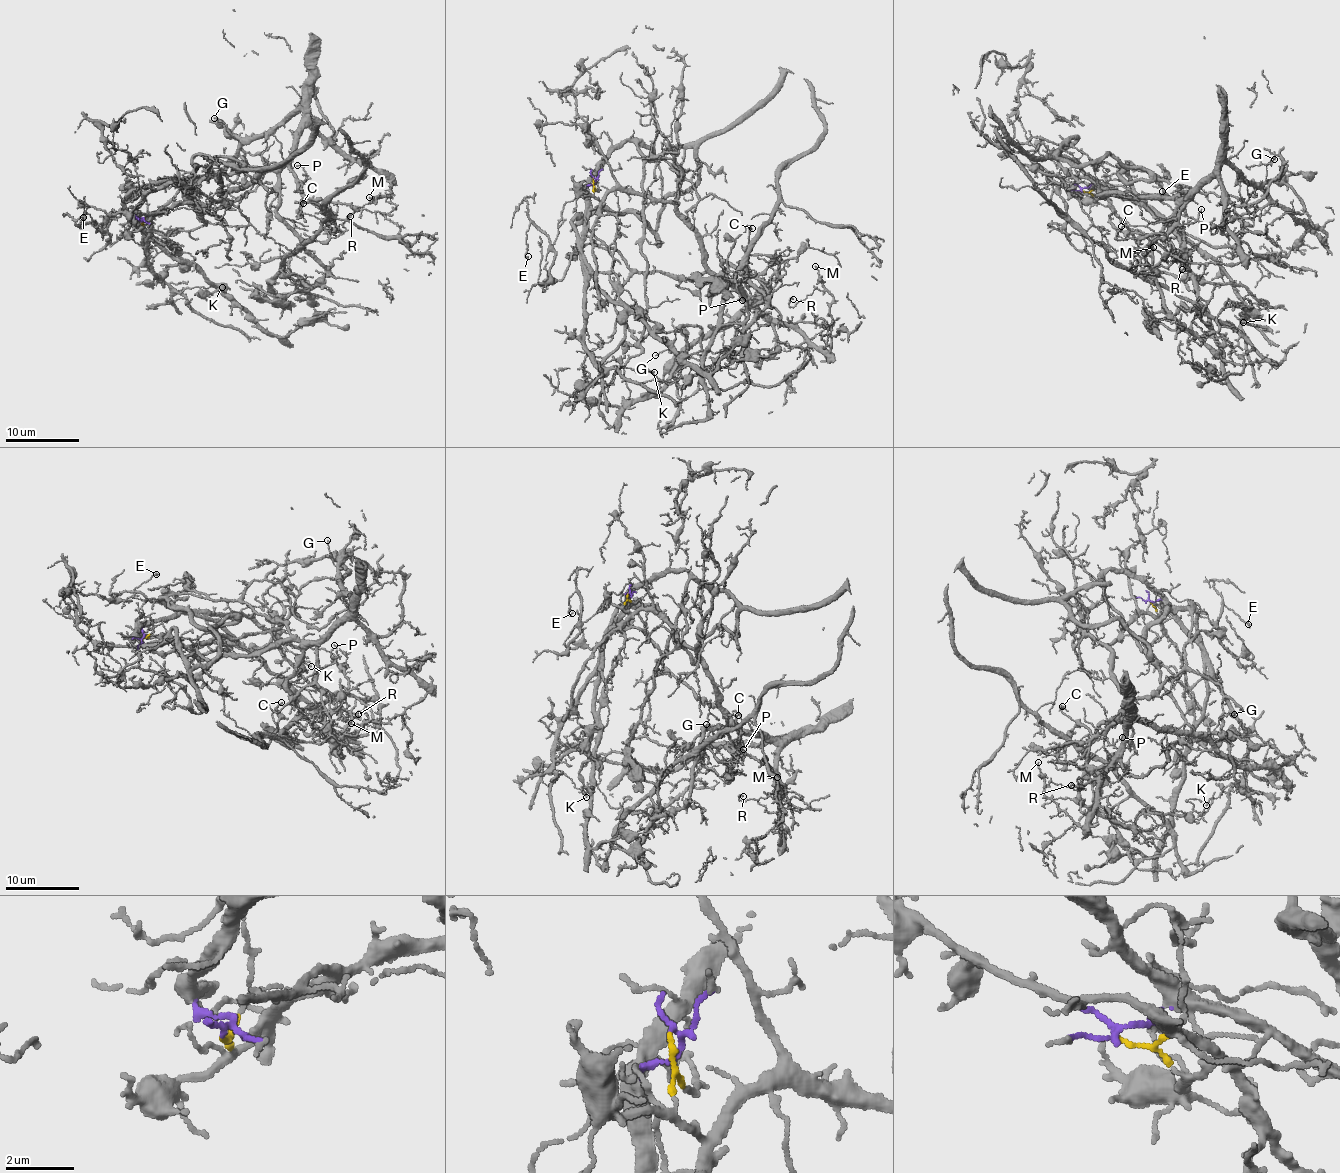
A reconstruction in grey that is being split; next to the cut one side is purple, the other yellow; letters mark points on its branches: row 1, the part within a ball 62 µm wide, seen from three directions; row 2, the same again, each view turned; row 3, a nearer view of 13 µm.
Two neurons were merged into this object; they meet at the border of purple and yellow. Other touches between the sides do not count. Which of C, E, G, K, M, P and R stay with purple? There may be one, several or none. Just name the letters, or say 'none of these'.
E, K

